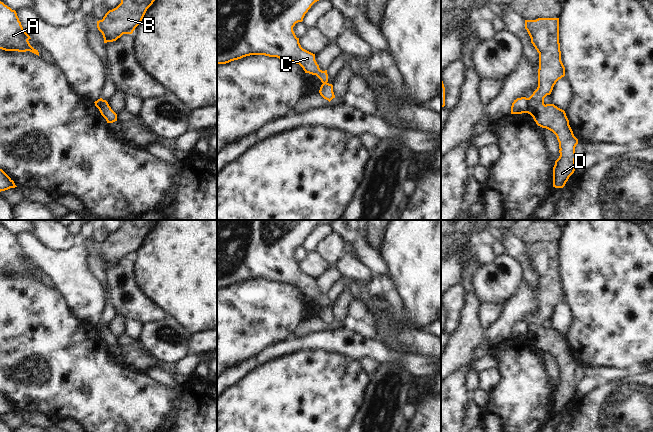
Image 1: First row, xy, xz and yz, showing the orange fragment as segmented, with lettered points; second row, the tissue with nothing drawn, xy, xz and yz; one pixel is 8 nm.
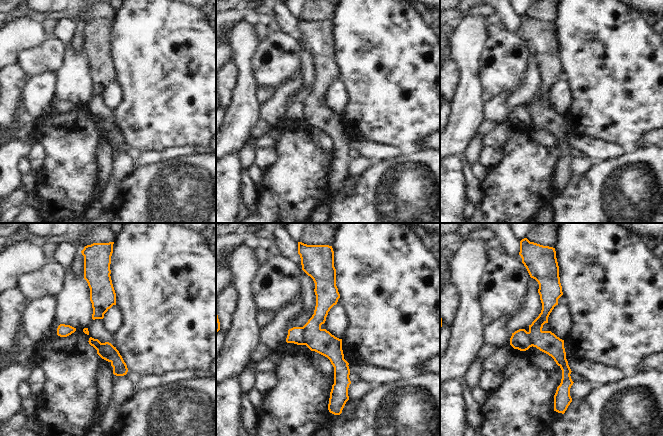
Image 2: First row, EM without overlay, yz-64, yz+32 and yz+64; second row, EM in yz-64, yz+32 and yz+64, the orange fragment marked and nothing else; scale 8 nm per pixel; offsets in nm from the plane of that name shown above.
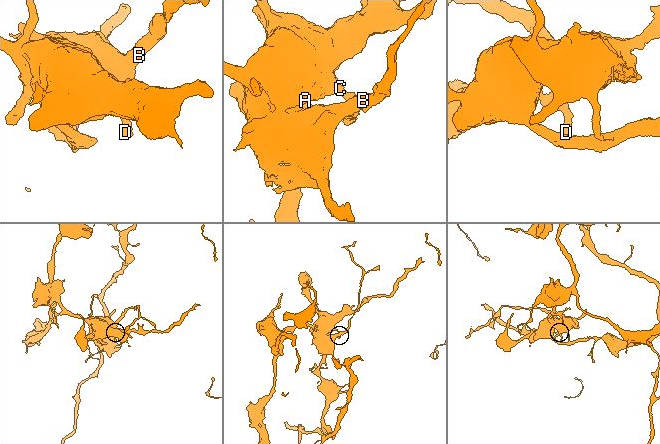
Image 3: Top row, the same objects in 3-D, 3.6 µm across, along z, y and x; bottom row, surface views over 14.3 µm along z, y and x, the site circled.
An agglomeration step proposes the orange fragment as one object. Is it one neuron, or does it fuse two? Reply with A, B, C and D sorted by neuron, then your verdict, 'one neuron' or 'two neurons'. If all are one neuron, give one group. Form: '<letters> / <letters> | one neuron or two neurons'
A C / B D | two neurons

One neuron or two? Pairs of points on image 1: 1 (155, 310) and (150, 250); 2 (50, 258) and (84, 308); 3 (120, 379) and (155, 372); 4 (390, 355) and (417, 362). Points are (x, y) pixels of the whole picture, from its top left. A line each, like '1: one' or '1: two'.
1: two
2: one
3: two
4: one

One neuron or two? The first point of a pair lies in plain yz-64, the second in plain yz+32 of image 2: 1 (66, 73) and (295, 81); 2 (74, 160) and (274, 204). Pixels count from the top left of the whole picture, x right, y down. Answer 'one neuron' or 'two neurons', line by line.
1: one neuron
2: one neuron

